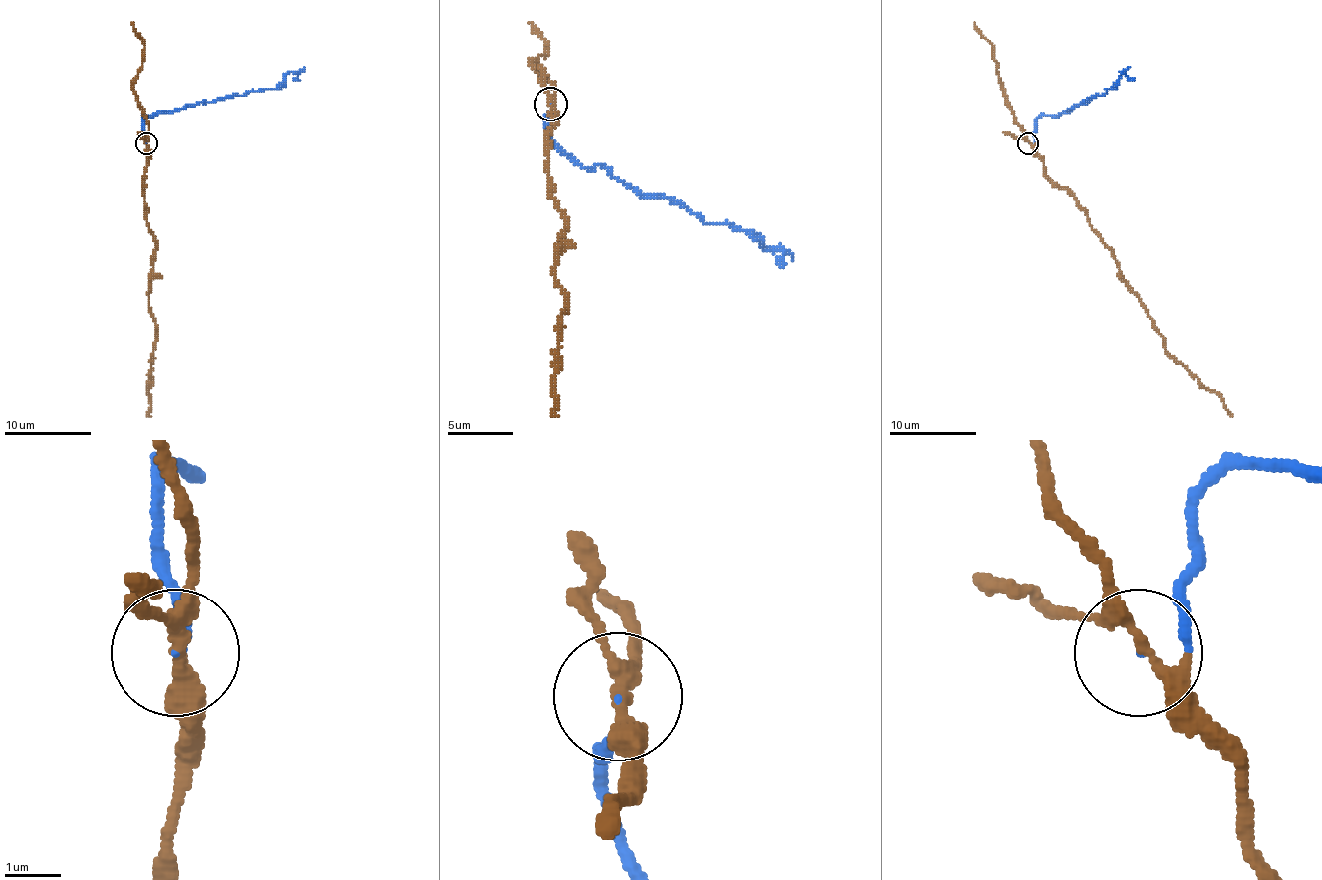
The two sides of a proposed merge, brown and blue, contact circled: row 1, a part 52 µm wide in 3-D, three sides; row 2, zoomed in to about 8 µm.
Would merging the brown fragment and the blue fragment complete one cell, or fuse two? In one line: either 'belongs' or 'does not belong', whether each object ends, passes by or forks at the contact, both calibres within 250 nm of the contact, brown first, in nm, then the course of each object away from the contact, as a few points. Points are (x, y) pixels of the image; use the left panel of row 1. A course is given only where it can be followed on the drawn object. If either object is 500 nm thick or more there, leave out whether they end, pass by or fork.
belongs | brown forks | blue ends | 240/70 nm | brown via (146, 143), (144, 212), (155, 243), (148, 310), (155, 321), (155, 347), (148, 387), (151, 412), (146, 416) | blue via (146, 143), (146, 115), (179, 111), (248, 91), (274, 89), (289, 71), (295, 71), (295, 80)

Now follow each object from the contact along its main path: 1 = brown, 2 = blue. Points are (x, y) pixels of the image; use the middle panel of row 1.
1: (551, 105), (548, 191), (564, 217), (554, 283), (564, 293), (564, 310), (554, 375), (558, 409), (551, 416)
2: (551, 105), (551, 141), (585, 168), (747, 230), (780, 250), (780, 267)

